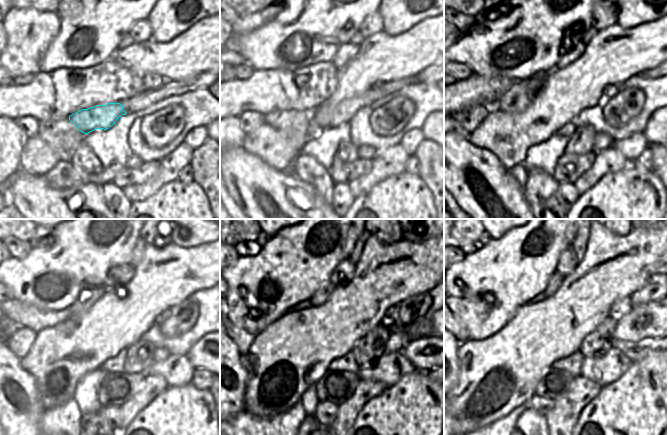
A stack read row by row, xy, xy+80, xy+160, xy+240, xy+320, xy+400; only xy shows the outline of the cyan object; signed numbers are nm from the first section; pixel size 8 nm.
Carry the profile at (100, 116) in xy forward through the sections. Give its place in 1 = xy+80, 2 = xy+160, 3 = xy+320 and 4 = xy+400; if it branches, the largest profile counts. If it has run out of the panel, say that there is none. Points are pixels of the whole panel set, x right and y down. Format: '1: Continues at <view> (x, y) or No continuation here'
1: Continues at xy+80 (343, 113)
2: Continues at xy+160 (647, 74)
3: No continuation here
4: No continuation here.

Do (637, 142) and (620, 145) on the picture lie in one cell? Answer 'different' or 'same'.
same

